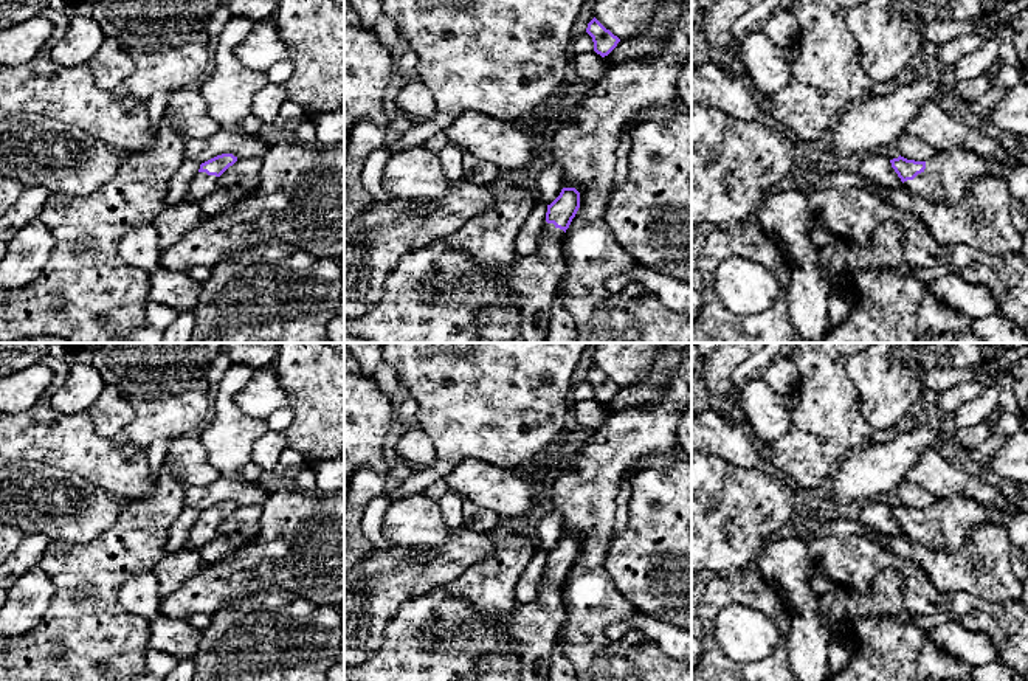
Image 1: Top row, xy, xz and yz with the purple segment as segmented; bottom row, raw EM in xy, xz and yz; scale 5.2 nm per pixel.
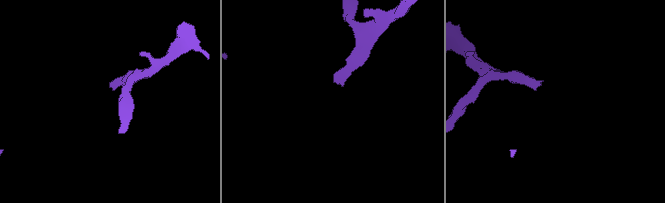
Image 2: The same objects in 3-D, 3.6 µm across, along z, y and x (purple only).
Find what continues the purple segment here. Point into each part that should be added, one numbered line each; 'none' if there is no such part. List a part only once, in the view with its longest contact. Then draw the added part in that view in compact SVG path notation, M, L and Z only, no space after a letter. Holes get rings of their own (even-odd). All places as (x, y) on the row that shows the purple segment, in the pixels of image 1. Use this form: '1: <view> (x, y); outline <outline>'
1: yz (948, 174); outline M954 147L938 150L926 160L926 169L904 186L933 203L957 205L968 186L978 177L999 175L999 164L978 154Z

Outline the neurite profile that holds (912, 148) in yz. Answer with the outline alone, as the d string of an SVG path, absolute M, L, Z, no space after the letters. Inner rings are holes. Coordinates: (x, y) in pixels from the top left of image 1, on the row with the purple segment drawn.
M902 133L898 138L896 146L901 157L915 161L926 161L938 152L933 146L910 133Z

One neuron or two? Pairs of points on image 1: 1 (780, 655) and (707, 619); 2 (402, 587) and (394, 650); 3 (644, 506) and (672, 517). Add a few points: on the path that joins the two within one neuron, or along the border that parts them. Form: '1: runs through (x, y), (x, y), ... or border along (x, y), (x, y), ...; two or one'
1: runs through (755, 664), (726, 664), (709, 644); one
2: border along (385, 632), (382, 644), (363, 663); two
3: runs through (650, 509), (665, 512); one

